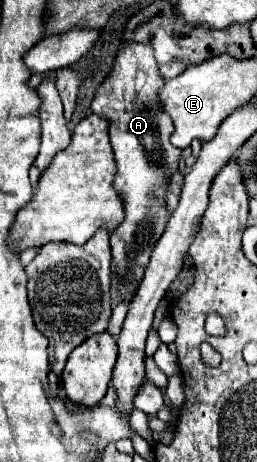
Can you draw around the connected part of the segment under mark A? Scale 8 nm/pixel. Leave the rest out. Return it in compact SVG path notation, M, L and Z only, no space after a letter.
M129 44L119 50L111 76L107 76L107 84L97 88L91 102L91 110L109 122L109 138L117 164L113 186L125 208L123 222L111 232L113 282L125 304L131 304L143 280L145 266L149 264L151 250L165 232L169 220L165 196L169 194L173 174L179 170L183 152L169 142L171 120L167 120L167 116L159 112L159 104L155 104L155 88L159 88L159 84L163 84L163 78L159 76L151 48Z

